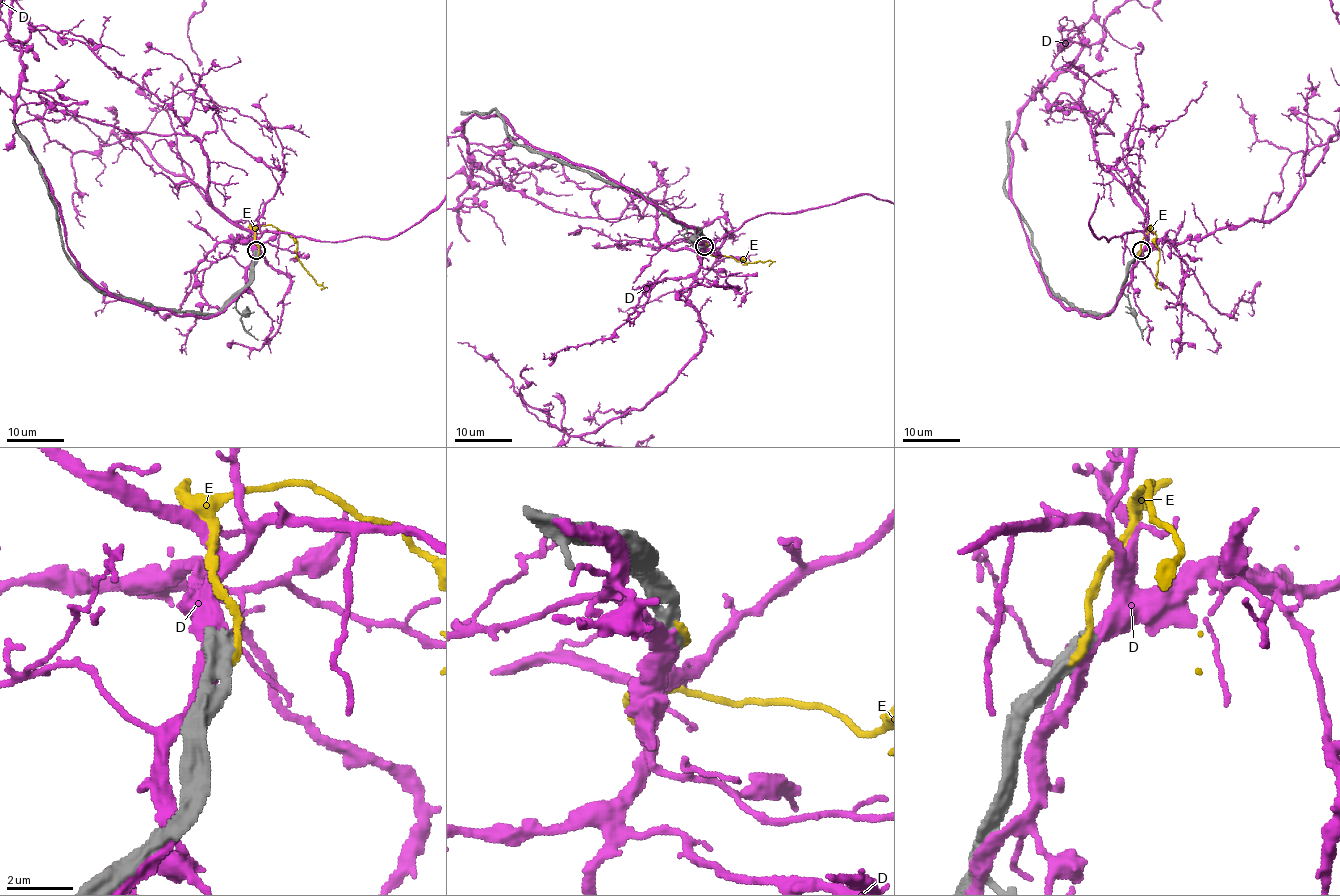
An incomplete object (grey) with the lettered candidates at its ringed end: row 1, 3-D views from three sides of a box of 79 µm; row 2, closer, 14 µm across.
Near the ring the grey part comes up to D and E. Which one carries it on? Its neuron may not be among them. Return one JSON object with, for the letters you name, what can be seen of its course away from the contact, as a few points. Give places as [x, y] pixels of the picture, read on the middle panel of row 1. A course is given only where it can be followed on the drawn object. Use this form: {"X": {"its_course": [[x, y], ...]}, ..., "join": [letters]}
{"join": []}

